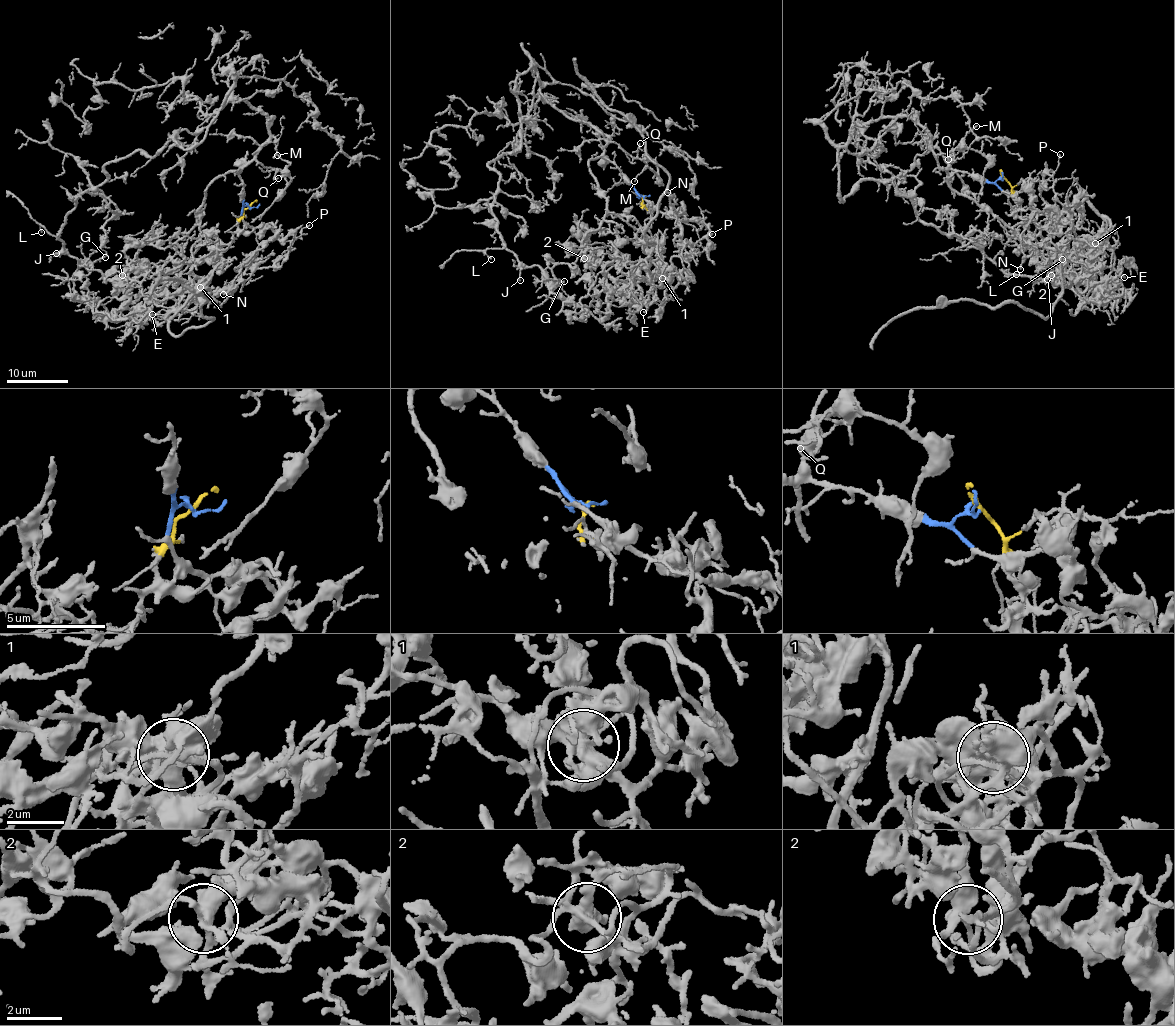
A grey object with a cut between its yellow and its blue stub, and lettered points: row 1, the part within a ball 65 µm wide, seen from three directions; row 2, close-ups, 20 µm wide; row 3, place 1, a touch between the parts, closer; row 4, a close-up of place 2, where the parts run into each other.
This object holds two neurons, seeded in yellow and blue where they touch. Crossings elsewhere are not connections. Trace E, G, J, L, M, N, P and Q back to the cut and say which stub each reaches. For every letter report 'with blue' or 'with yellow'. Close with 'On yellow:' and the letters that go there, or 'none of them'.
E: with yellow
G: with yellow
J: with blue
L: with blue
M: with blue
N: with yellow
P: with yellow
Q: with blue
On yellow: E, G, N, P

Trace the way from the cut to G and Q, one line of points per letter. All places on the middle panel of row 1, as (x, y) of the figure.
G: (643, 198), (653, 238), (611, 242), (616, 252), (596, 265), (558, 263), (551, 270), (563, 280)
Q: (643, 198), (620, 168), (604, 154), (604, 147), (615, 142), (636, 157), (640, 143)

